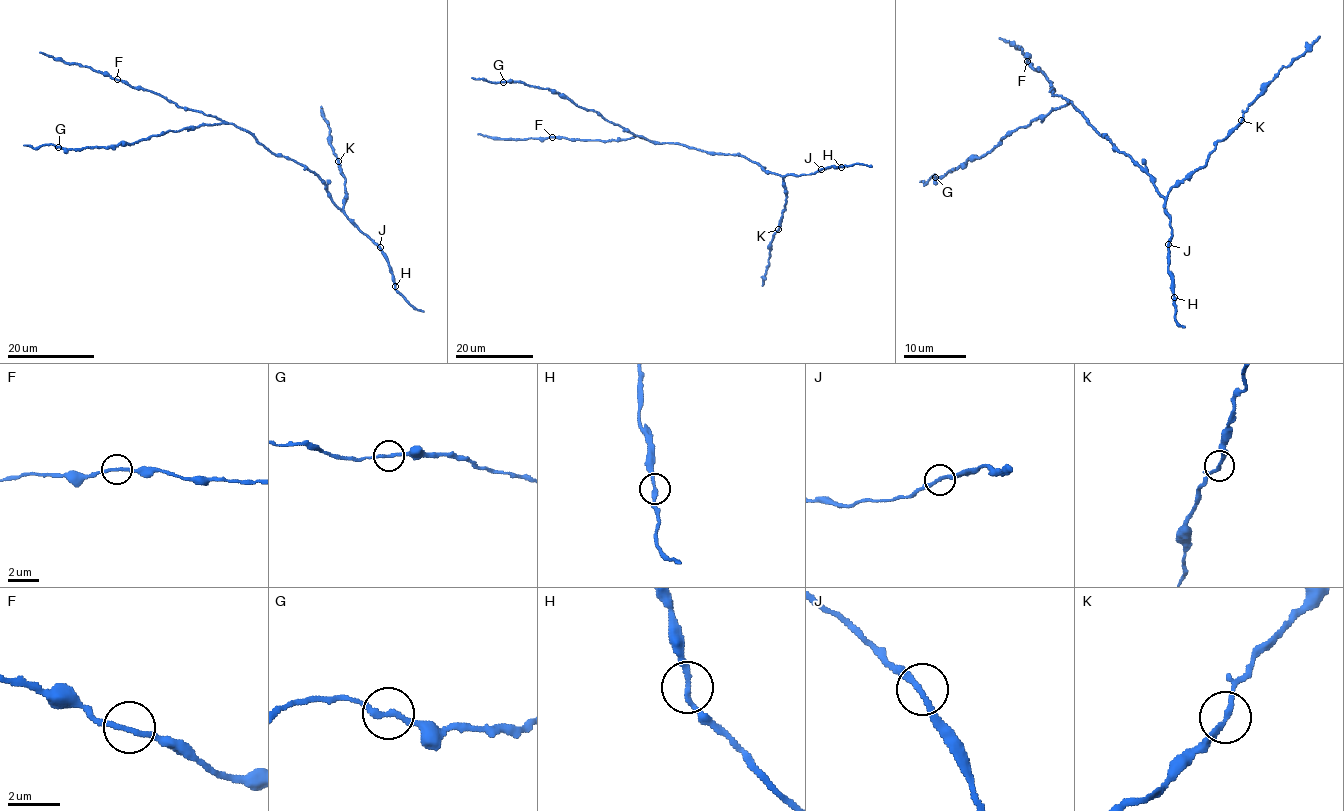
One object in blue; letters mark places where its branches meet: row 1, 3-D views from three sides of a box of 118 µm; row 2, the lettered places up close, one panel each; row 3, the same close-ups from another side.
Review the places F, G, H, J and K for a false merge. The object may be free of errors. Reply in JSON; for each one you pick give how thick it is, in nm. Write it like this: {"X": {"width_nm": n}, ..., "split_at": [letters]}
{"split_at": []}

